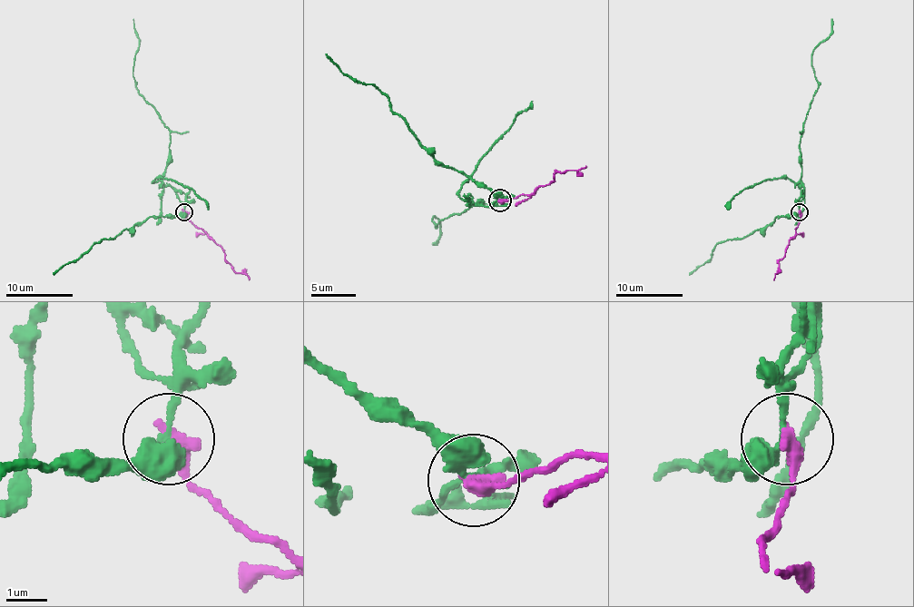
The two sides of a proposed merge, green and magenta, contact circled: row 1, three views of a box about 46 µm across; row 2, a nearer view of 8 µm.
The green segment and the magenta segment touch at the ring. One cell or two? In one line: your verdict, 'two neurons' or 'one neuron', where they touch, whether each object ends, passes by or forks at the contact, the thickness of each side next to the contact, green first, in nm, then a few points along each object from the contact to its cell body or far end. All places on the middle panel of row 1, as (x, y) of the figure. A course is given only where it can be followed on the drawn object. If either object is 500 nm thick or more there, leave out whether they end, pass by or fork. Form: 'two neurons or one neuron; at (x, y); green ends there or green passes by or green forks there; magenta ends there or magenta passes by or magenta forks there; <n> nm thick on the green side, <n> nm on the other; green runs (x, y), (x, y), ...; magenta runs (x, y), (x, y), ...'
two neurons; at (500, 200); green passes by; magenta ends there; 240 nm thick on the green side, 480 nm on the other; green runs (500, 200), (489, 208), (471, 200), (480, 203), (436, 225), (433, 216), (440, 223), (436, 240), (431, 243); magenta runs (500, 200), (534, 194), (554, 181), (558, 171), (578, 170), (585, 165)

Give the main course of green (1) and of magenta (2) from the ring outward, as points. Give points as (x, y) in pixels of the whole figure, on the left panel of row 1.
1: (184, 212), (176, 192), (162, 182), (169, 130), (135, 86), (132, 70), (139, 47), (132, 19)
2: (184, 212), (190, 220), (221, 248), (235, 271), (243, 273), (248, 279)

